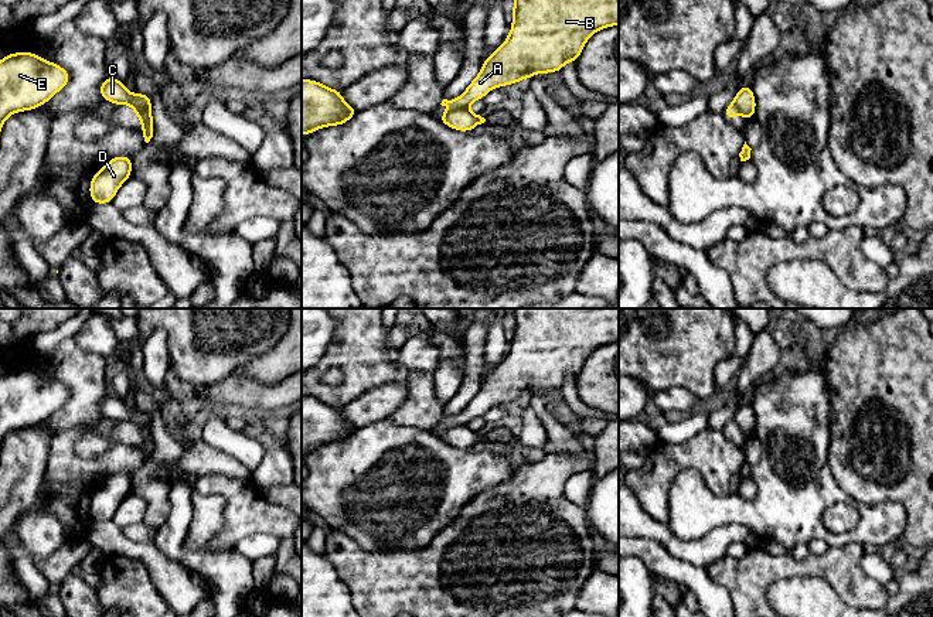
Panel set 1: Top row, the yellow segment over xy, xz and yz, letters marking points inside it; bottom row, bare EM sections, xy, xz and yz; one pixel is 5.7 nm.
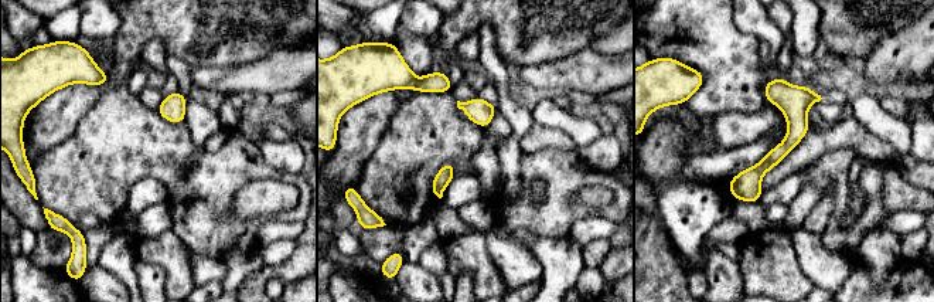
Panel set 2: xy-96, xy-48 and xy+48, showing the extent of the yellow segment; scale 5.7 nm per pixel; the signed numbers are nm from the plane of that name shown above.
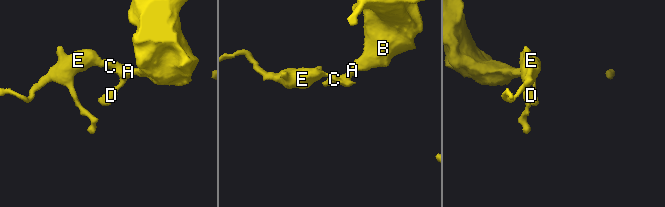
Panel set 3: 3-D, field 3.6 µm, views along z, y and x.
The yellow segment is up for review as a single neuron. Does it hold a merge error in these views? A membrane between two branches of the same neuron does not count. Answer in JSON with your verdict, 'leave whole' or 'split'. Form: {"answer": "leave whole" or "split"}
{"answer": "split"}

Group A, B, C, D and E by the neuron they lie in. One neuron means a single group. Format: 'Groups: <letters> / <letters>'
Groups: A B / C D E

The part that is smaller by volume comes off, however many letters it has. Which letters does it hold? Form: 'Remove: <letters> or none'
Remove: C, D, E

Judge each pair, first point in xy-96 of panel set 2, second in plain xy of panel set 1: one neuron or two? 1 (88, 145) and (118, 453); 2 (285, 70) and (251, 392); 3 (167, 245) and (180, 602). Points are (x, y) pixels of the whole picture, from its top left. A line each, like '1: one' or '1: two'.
1: one
2: one
3: two

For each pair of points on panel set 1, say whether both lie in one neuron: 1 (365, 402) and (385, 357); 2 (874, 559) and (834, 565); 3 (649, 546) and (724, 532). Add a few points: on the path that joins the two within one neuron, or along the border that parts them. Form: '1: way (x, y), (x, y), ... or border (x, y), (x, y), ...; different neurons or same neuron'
1: border (404, 384), (370, 387), (343, 406); different neurons
2: border (865, 549), (861, 558), (861, 569), (884, 585); different neurons
3: border (633, 535), (657, 539), (674, 556), (691, 562); different neurons

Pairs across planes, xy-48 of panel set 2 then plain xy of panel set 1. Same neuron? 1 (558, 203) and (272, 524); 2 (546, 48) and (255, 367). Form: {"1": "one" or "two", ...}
{"1": "one", "2": "two"}

